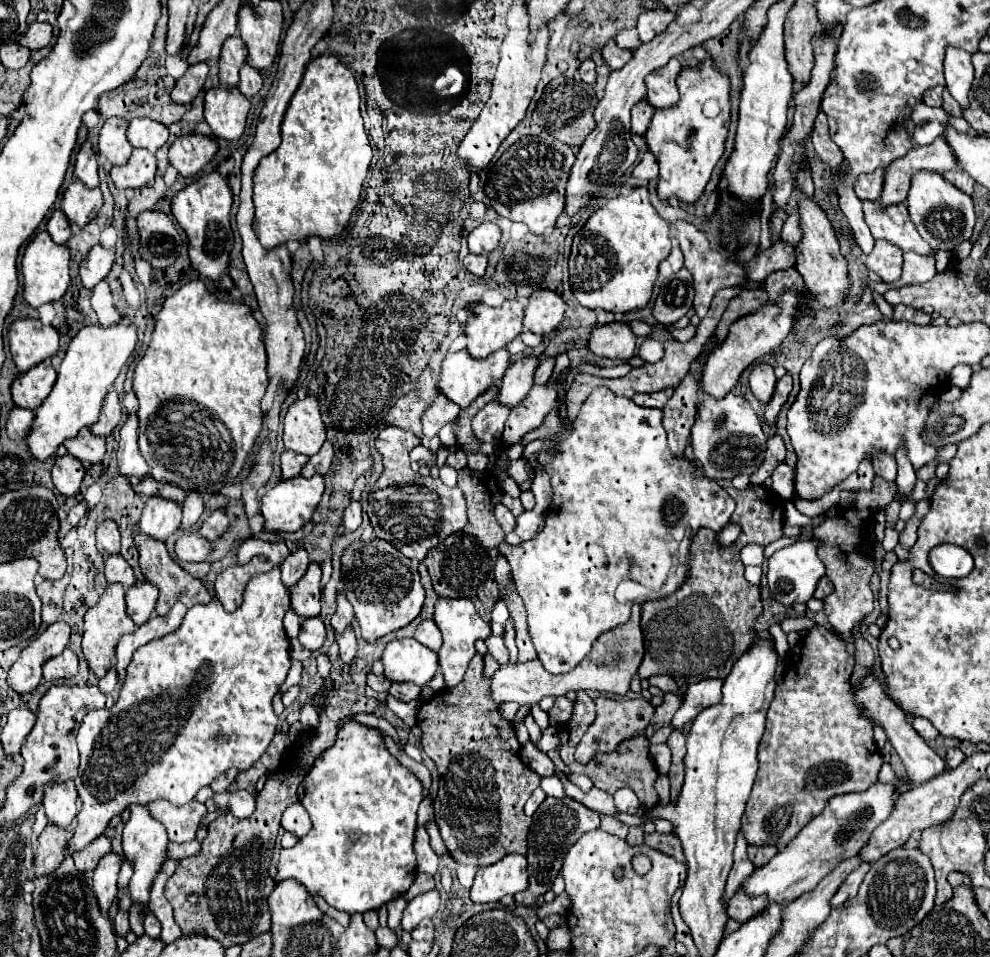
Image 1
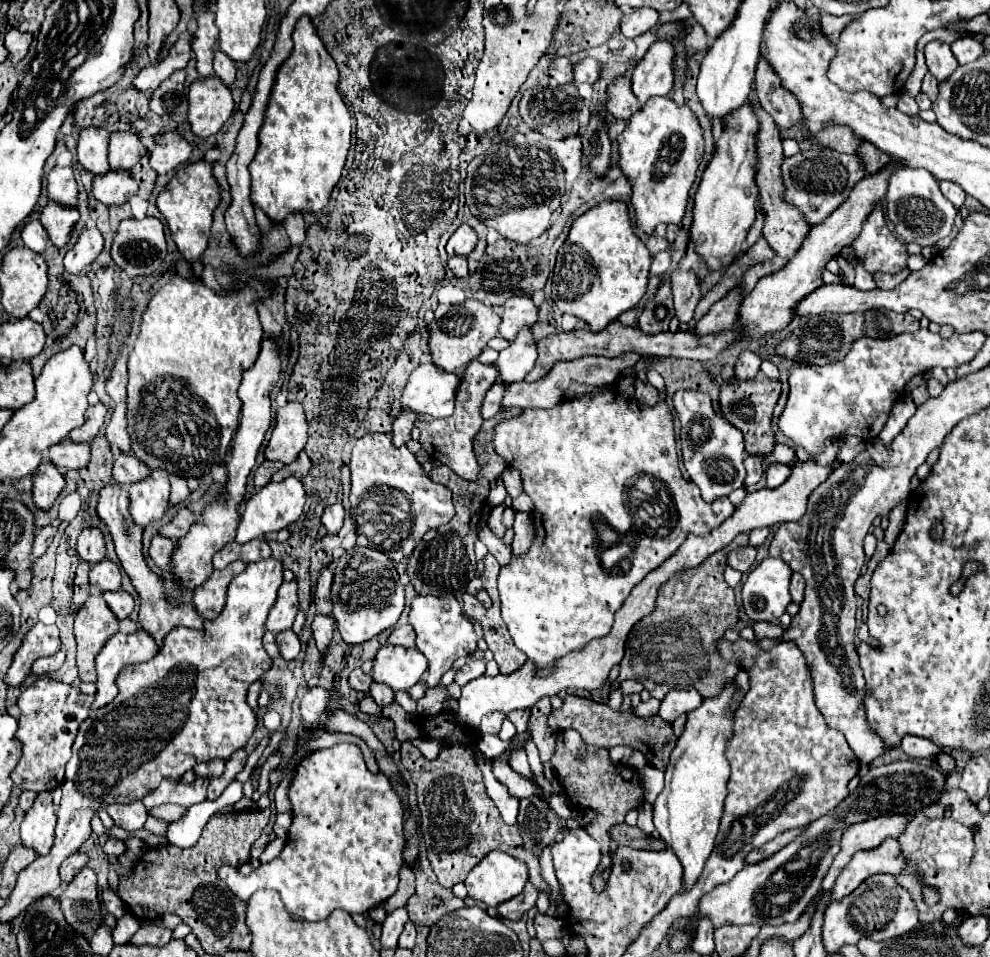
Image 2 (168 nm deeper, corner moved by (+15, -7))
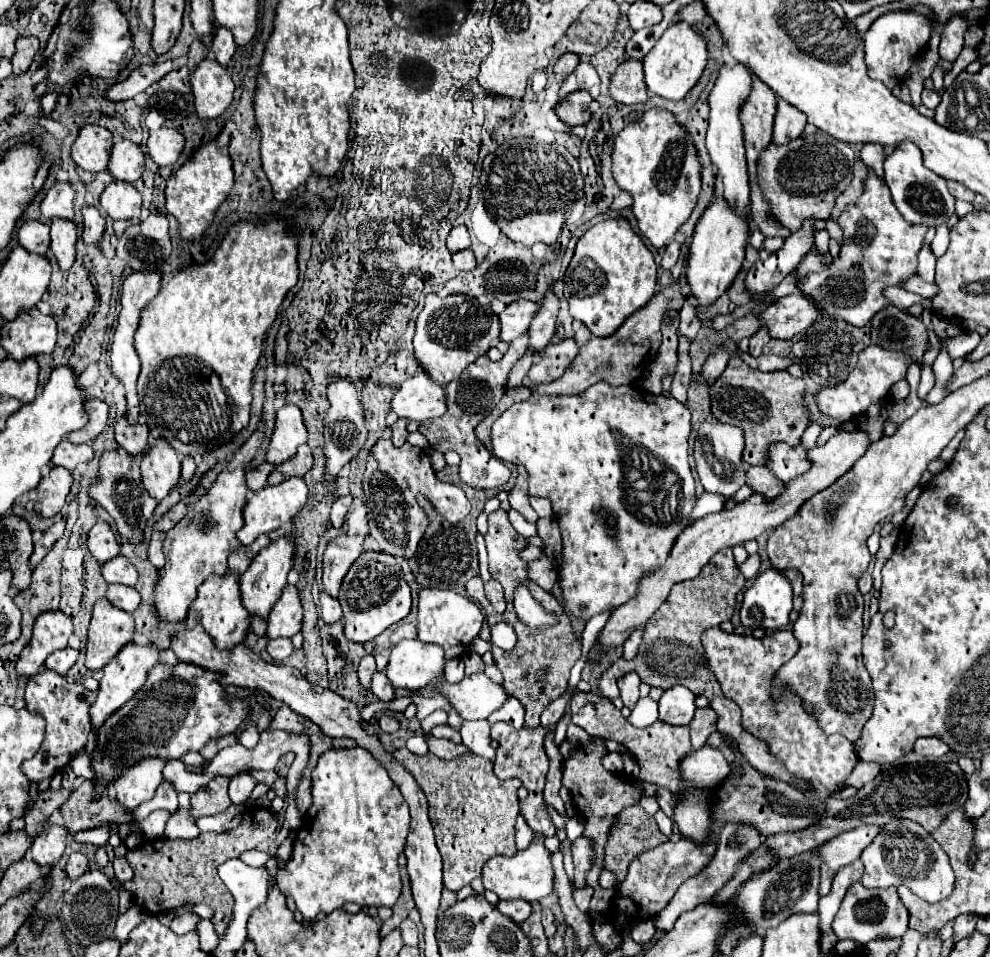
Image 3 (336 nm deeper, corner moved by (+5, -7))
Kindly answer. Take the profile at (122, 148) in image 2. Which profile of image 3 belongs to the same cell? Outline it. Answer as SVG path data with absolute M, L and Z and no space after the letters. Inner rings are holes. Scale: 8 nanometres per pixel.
M120 140L112 146L108 172L122 182L134 184L144 172L144 154L138 144L130 140Z

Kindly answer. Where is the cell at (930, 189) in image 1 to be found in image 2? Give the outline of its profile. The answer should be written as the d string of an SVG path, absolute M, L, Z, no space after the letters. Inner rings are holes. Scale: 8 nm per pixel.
M900 168L892 174L886 194L886 210L896 234L904 238L904 242L916 242L920 246L936 246L938 240L948 238L958 214L952 202L948 202L948 198L940 194L936 178L926 170L914 168Z

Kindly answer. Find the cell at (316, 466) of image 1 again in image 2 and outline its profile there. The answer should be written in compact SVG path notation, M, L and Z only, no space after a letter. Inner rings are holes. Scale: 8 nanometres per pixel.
M302 452L300 454L300 458L296 460L296 462L292 462L292 464L288 464L288 466L284 466L282 470L278 470L274 476L272 476L272 480L274 482L282 482L284 478L288 478L288 476L296 476L296 478L304 478L306 474L308 474L308 470L310 470L310 458L308 458L308 454L306 452Z

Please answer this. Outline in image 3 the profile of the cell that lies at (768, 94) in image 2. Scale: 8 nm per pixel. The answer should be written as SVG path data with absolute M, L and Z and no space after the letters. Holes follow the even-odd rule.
M778 102L778 112L774 120L774 134L772 144L786 144L802 134L806 126L806 116L800 110L794 110L788 102Z

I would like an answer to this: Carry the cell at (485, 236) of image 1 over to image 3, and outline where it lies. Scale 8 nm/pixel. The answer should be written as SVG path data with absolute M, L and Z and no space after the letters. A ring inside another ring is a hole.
M456 226L450 230L450 234L446 236L446 248L450 252L458 252L458 250L464 250L470 246L470 236L468 236L468 230L466 226Z

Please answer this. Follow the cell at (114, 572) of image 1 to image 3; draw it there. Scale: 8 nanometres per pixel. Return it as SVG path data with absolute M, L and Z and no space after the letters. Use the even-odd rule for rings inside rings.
M118 556L118 558L110 560L110 562L106 562L106 566L102 566L102 576L104 576L104 580L108 584L136 586L136 580L138 580L136 568L124 556Z

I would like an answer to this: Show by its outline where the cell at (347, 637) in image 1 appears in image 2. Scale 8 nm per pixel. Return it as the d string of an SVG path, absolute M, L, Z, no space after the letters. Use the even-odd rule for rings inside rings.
M316 616L314 622L312 622L312 632L314 632L314 640L316 640L316 646L322 654L328 652L328 646L332 642L332 636L334 636L334 618L332 616Z

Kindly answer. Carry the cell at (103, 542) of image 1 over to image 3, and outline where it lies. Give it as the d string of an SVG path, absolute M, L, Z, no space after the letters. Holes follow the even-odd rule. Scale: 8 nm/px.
M96 522L90 532L88 532L88 548L92 552L92 556L104 564L116 556L120 556L120 548L116 542L114 532L110 530L110 526L106 522Z

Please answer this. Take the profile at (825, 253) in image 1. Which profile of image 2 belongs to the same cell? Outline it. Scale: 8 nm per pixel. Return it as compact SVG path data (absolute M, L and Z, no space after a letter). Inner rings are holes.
M756 106L756 116L760 118L760 140L758 140L758 174L756 174L756 182L760 188L760 208L764 212L764 238L768 240L770 248L780 256L790 260L796 250L800 250L802 242L806 240L808 232L810 232L810 224L806 220L806 216L800 210L794 210L792 204L788 204L784 200L784 182L782 182L782 172L780 166L784 162L784 154L782 154L782 138L780 132L776 128L776 124L772 122L770 114L766 114L760 106Z

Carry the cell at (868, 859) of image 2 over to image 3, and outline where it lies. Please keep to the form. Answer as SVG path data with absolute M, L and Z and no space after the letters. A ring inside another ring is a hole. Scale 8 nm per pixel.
M894 818L884 824L874 842L862 852L862 862L866 870L860 882L870 888L890 888L904 884L918 898L932 904L948 898L954 888L954 872L946 852L932 838L932 834L914 820Z

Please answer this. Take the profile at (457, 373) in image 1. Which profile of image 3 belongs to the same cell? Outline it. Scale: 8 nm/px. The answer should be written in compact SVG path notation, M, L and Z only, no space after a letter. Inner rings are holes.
M416 372L412 378L402 382L392 398L392 410L398 418L406 420L432 420L446 412L446 394L442 386L426 378L426 372Z

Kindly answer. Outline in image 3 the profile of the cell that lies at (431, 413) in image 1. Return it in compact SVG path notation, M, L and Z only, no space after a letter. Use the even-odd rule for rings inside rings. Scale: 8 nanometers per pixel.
M396 420L390 428L392 428L392 444L394 446L402 446L408 438L408 430L406 430L408 420Z

